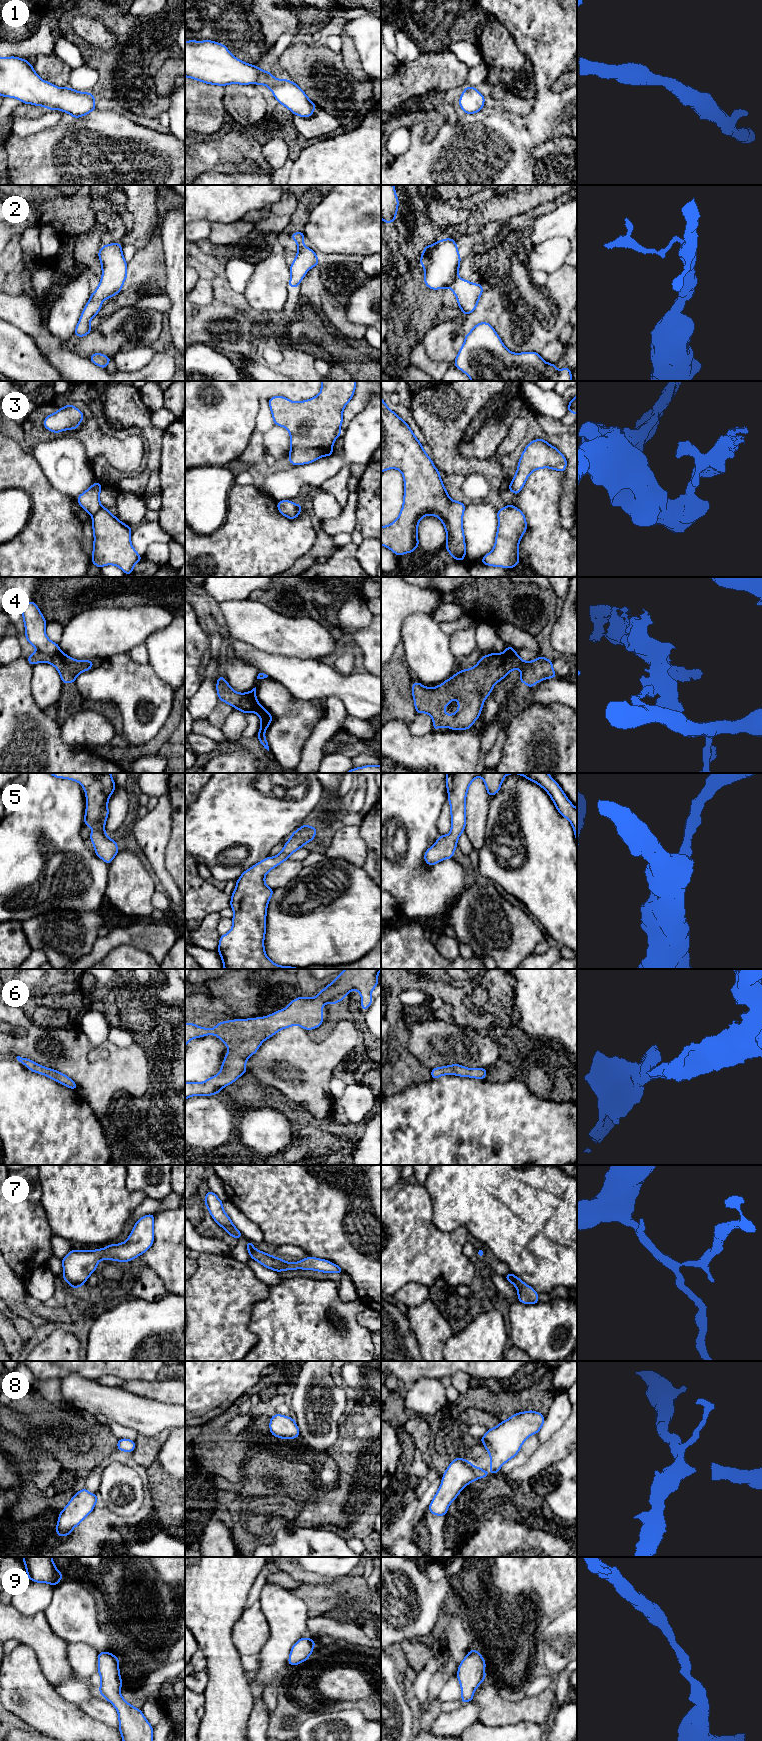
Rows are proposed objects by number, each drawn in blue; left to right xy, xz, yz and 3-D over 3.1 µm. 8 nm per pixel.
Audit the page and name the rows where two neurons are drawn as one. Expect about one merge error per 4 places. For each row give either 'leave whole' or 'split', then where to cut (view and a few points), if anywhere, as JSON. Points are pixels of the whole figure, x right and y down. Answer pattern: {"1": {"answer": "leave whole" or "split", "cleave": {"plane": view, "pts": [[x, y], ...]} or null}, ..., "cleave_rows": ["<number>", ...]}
{"1": {"answer": "leave whole", "cleave": null}, "2": {"answer": "leave whole", "cleave": null}, "3": {"answer": "split", "cleave": {"plane": "xy", "pts": [[102, 506], [91, 515]]}}, "4": {"answer": "split", "cleave": {"plane": "xz", "pts": [[253, 702], [243, 700], [235, 707]]}}, "5": {"answer": "leave whole", "cleave": null}, "6": {"answer": "leave whole", "cleave": null}, "7": {"answer": "leave whole", "cleave": null}, "8": {"answer": "leave whole", "cleave": null}, "9": {"answer": "leave whole", "cleave": null}, "cleave_rows": ["3", "4"]}

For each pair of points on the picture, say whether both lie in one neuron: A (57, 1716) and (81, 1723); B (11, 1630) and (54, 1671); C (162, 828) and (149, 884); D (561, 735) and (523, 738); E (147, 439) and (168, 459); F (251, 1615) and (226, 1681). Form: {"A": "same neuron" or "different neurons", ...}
{"A": "same neuron", "B": "same neuron", "C": "different neurons", "D": "same neuron", "E": "different neurons", "F": "different neurons"}

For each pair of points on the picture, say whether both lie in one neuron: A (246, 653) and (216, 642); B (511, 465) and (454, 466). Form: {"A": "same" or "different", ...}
{"A": "different", "B": "different"}

